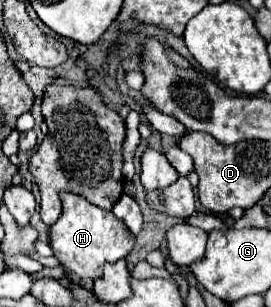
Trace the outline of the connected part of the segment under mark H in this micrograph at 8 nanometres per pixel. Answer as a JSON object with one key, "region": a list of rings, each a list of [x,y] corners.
{"region":[[[61,193],[63,213],[57,223],[51,225],[51,249],[61,261],[67,273],[73,273],[81,281],[97,279],[103,275],[103,265],[127,257],[135,245],[135,237],[111,211],[105,211],[85,197],[73,193]]]}

